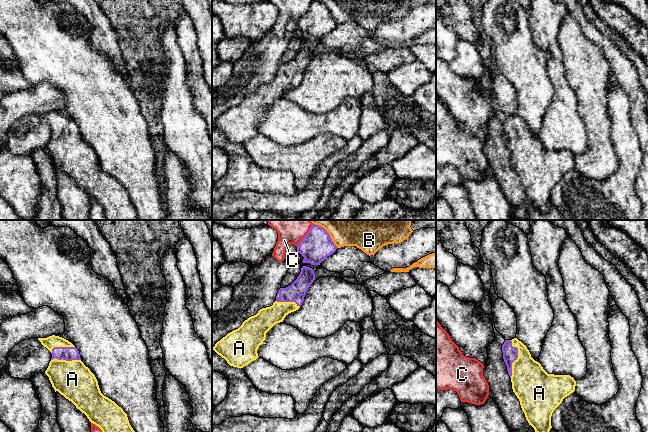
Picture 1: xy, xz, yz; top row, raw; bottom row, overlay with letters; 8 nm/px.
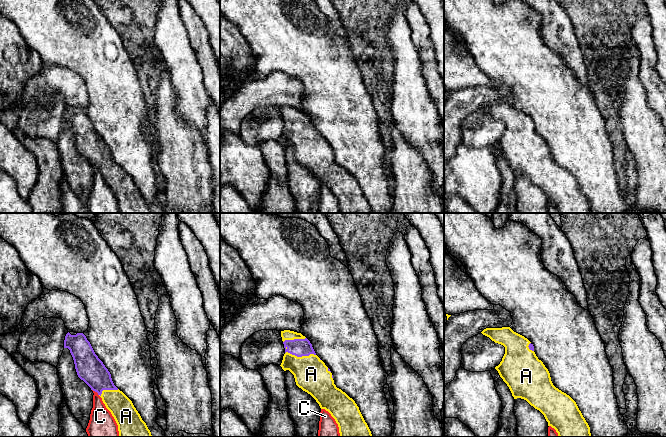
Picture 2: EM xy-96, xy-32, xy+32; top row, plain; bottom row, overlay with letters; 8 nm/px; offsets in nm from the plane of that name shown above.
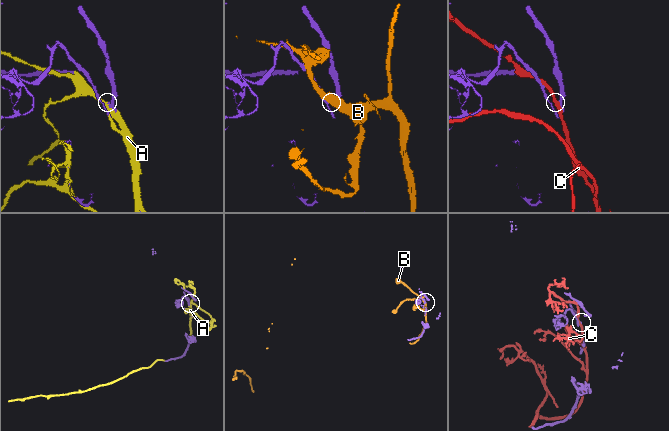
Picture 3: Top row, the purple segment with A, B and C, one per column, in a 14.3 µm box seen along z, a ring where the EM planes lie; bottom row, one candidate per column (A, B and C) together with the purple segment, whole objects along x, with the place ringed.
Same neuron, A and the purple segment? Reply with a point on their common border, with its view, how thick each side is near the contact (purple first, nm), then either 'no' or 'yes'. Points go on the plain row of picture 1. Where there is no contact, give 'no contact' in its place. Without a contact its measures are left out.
yz (517, 133) | 120/300 nm | yes

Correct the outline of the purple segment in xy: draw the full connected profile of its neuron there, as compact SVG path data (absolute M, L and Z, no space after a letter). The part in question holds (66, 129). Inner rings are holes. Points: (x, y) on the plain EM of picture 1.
M59 112L38 114L52 130L45 150L54 164L104 209L106 220L137 220L127 190L104 172L95 151L81 137L78 125Z

